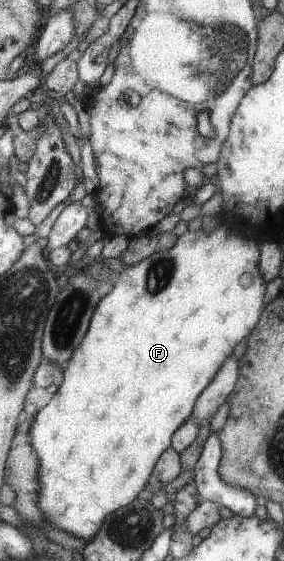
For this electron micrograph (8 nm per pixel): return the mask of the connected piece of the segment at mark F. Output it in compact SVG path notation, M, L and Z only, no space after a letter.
M224 222L218 223L210 233L198 229L189 231L177 236L174 246L168 251L157 251L144 258L136 265L127 266L118 279L112 285L110 291L97 303L93 318L90 319L89 330L82 338L81 345L73 351L72 358L68 361L63 372L63 380L53 393L50 400L42 409L33 415L32 424L28 429L28 442L36 457L38 457L38 467L36 467L36 481L38 481L38 508L42 511L42 516L46 517L48 528L65 531L68 535L80 539L82 543L88 543L94 539L101 529L106 515L124 507L127 503L132 503L133 499L142 494L146 483L152 478L154 466L157 459L170 448L173 434L181 427L190 416L196 397L200 395L202 389L212 381L224 359L232 353L232 349L246 337L252 329L256 329L260 311L262 311L262 300L266 291L265 280L261 279L260 272L260 248L252 239L244 238L234 227L229 227Z

